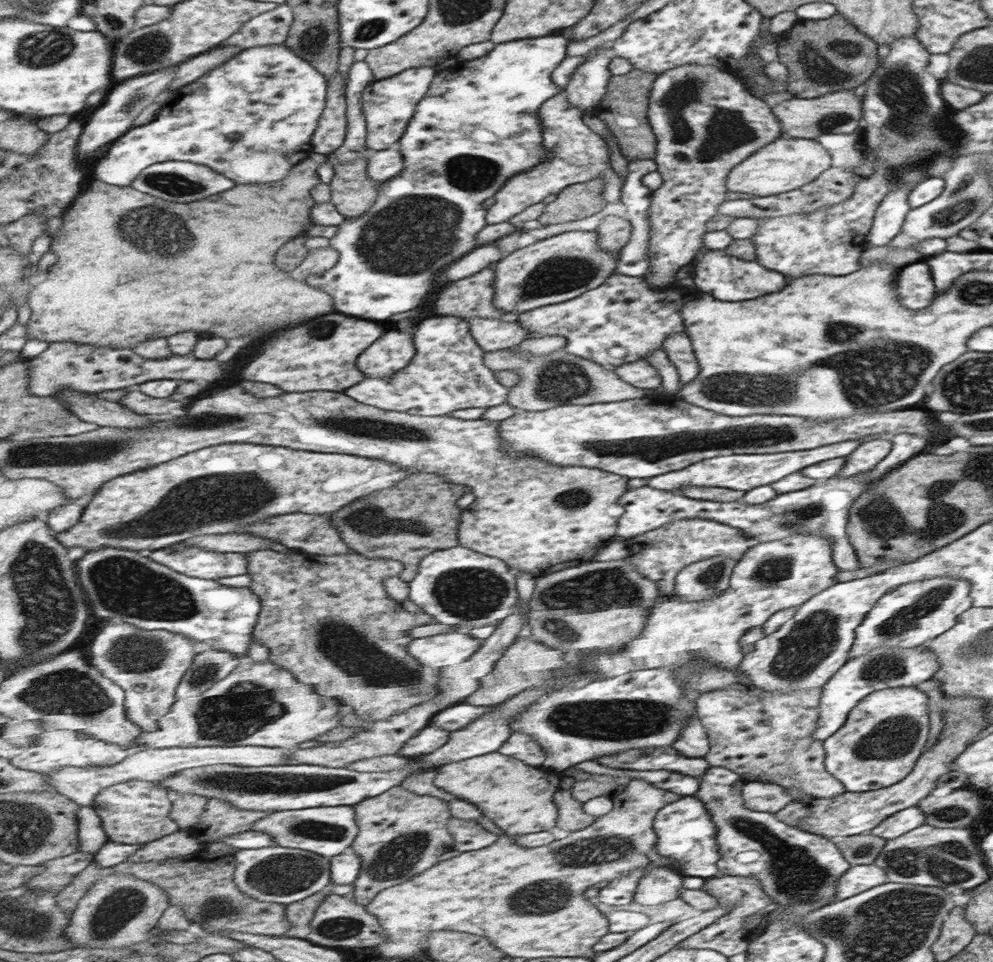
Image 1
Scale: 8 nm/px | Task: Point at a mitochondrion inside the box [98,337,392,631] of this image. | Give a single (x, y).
(200, 420)

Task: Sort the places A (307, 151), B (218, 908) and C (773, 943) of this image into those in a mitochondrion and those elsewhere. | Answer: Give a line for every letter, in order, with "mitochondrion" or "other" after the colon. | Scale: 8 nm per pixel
A: other
B: mitochondrion
C: other

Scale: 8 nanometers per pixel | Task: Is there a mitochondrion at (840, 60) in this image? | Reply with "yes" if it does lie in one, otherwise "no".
yes

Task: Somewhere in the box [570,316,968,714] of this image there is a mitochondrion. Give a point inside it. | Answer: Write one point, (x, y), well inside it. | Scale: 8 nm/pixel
(881, 373)

